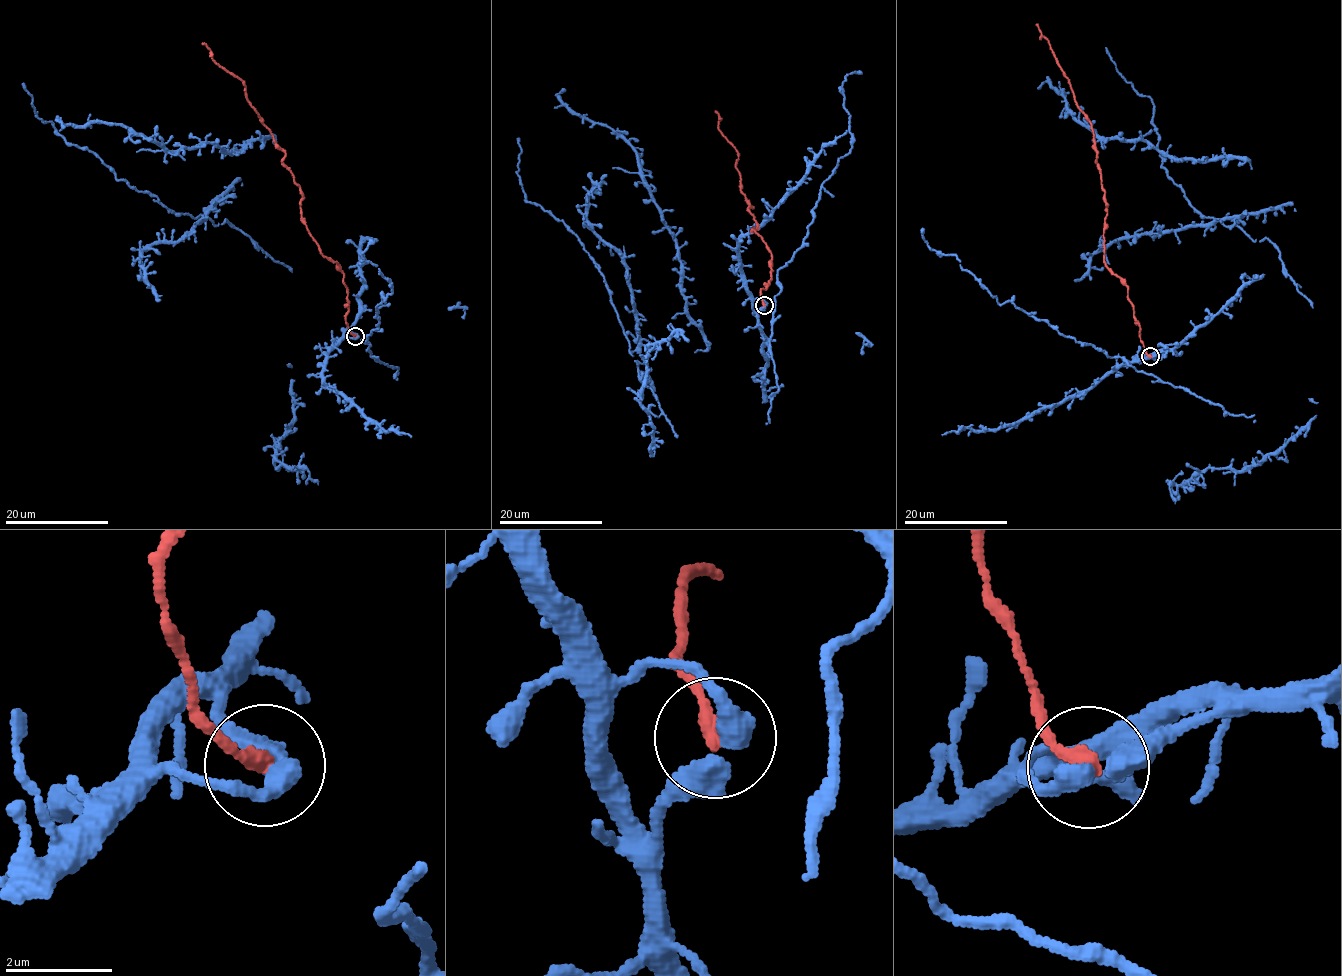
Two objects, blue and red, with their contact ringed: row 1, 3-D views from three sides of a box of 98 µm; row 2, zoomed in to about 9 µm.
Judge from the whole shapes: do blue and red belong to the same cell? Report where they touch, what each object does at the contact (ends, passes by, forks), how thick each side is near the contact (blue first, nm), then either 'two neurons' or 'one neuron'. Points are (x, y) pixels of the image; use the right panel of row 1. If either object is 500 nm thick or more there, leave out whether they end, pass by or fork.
place (1150, 356); blue ends; red ends; calibres 420 and 320 nm; two neurons

